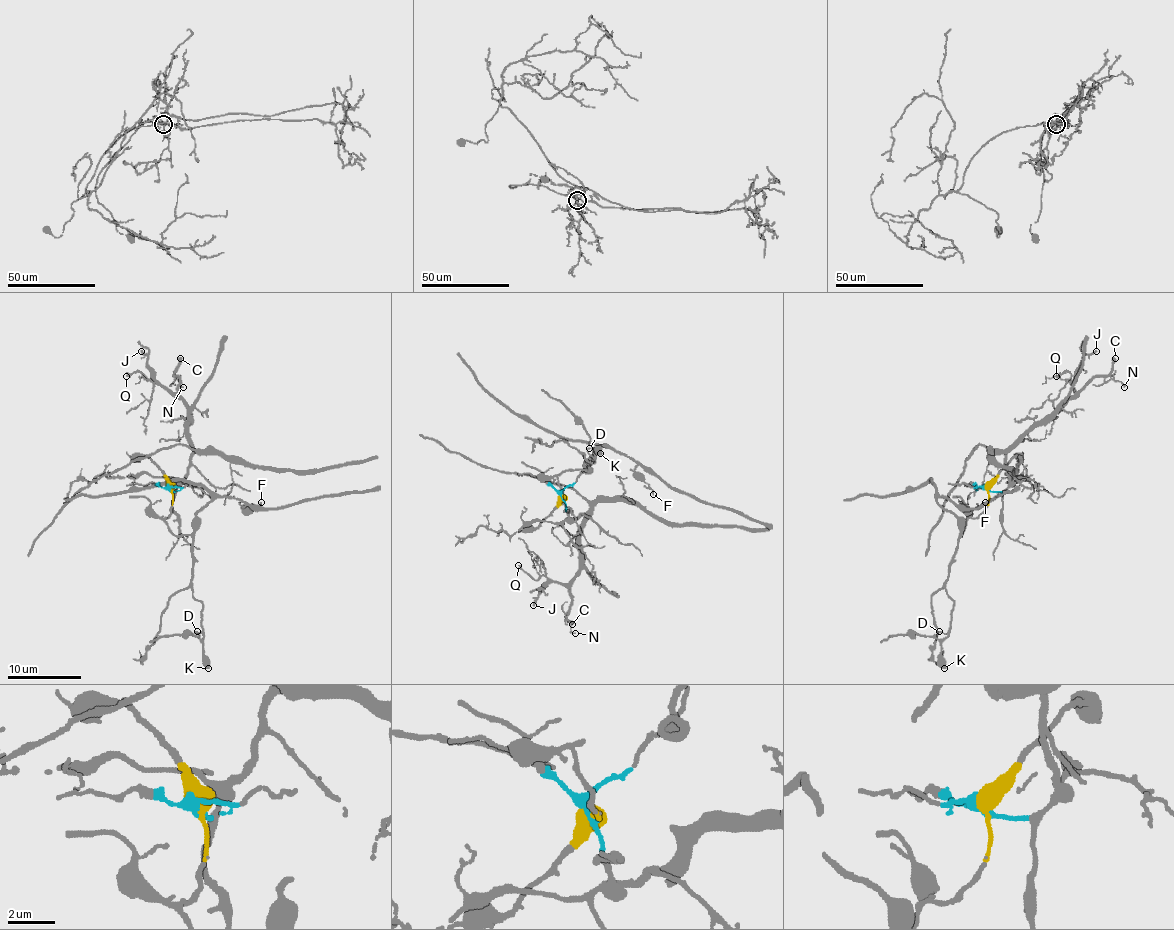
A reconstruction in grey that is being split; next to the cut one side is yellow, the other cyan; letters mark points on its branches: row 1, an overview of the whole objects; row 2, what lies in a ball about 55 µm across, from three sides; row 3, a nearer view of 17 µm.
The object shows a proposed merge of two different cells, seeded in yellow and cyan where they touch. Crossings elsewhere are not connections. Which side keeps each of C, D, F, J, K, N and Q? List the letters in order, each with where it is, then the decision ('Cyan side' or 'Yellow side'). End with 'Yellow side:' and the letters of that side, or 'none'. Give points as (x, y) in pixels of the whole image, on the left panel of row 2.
C: Place: (180, 358). Cyan side
D: Place: (197, 631). Yellow side
F: Place: (261, 502). Yellow side
J: Place: (141, 351). Cyan side
K: Place: (208, 668). Yellow side
N: Place: (183, 387). Cyan side
Q: Place: (126, 376). Cyan side
Yellow side: D, F, K

